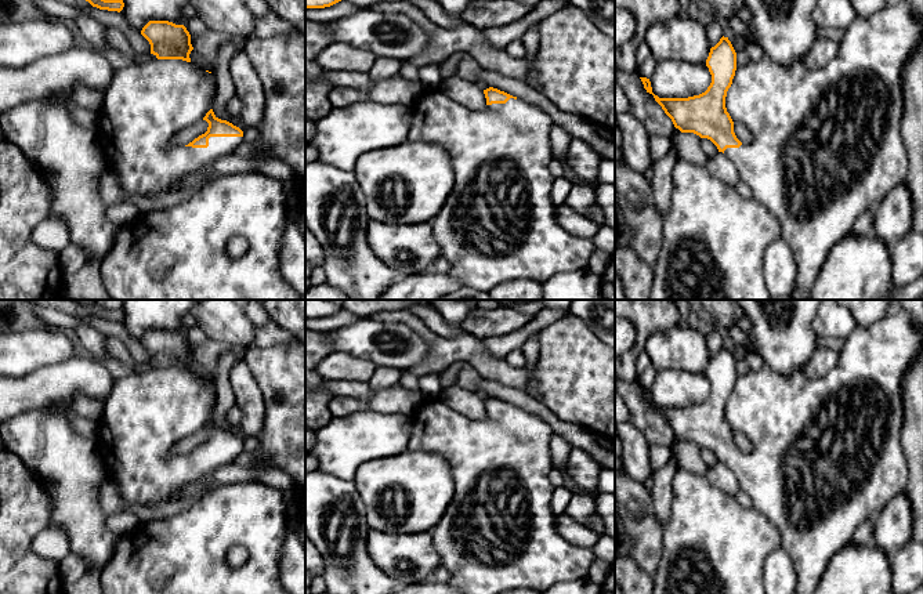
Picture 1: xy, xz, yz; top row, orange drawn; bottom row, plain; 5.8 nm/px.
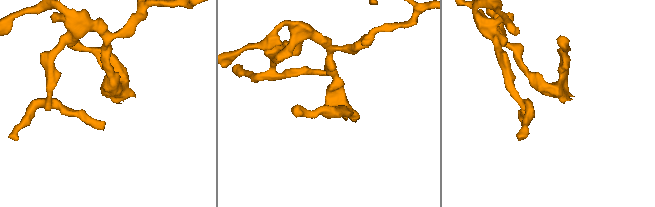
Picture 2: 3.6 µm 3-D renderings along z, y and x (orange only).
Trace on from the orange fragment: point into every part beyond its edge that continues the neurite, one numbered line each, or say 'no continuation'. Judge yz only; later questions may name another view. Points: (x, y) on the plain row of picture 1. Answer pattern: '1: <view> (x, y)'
1: yz (826, 455)

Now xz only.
1: xz (498, 533)

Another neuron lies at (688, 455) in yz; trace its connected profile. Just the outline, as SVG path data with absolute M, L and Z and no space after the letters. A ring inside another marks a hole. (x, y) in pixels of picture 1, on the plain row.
M680 442L673 448L680 468L705 475L709 467L702 460L701 450L702 448L694 442Z

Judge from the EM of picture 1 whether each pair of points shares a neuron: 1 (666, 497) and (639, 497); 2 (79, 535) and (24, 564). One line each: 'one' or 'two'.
1: two
2: two

